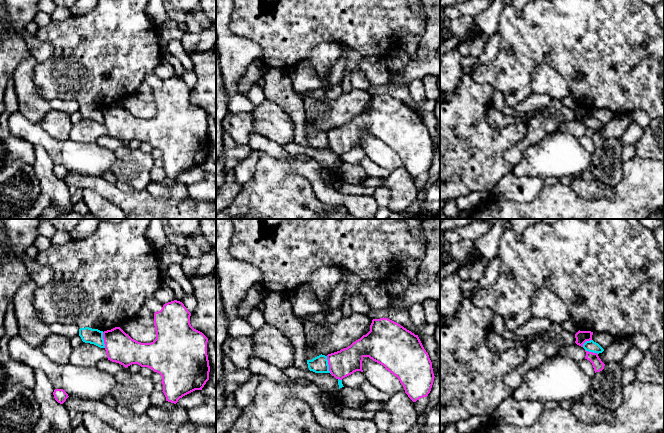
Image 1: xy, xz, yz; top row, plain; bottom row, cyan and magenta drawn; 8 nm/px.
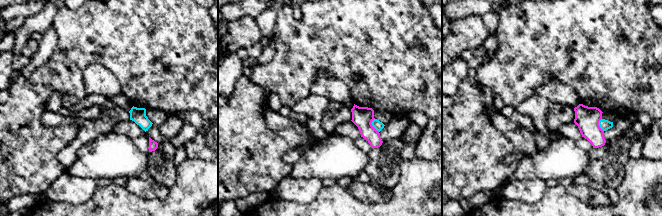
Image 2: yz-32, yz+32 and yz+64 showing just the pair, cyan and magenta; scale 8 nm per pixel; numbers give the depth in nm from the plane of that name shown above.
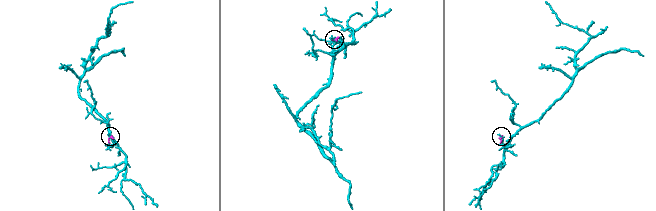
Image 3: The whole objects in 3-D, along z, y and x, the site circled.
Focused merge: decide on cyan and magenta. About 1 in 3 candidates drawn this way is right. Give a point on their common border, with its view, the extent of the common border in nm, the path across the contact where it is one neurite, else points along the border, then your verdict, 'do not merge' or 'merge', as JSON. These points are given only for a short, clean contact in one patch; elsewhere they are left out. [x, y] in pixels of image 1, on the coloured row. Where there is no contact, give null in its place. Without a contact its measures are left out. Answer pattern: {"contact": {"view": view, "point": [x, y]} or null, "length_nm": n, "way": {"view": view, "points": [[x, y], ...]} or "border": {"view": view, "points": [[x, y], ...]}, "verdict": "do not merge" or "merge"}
{"contact": {"view": "xz", "point": [328, 365]}, "length_nm": 150, "border": {"view": "xz", "points": [[326, 356], [328, 370], [331, 373]]}, "verdict": "do not merge"}

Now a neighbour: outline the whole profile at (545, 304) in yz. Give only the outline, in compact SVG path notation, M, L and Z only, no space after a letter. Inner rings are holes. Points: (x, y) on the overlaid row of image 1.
M539 289L532 298L533 317L545 318L551 323L562 324L571 315L561 299L547 289Z

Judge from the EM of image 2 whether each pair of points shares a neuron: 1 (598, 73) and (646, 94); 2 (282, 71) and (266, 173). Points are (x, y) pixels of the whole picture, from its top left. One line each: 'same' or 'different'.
1: same
2: different

